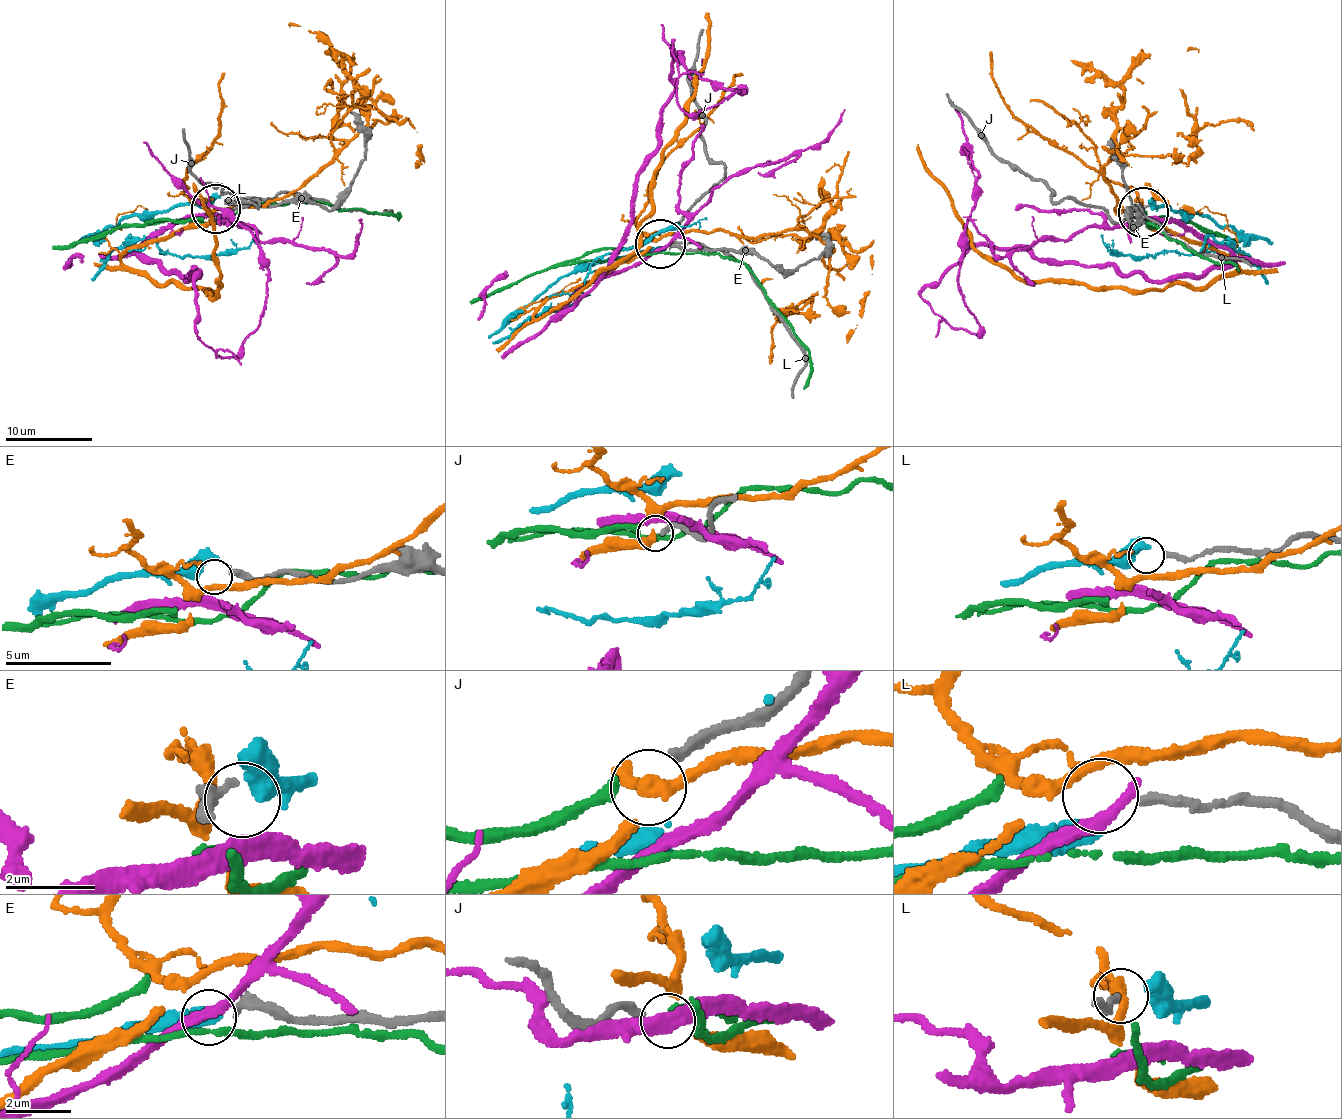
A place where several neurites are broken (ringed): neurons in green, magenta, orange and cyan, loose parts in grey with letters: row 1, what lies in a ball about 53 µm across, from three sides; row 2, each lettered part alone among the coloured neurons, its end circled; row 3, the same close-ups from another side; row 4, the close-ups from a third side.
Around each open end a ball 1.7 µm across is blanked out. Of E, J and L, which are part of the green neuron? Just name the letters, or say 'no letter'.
J

